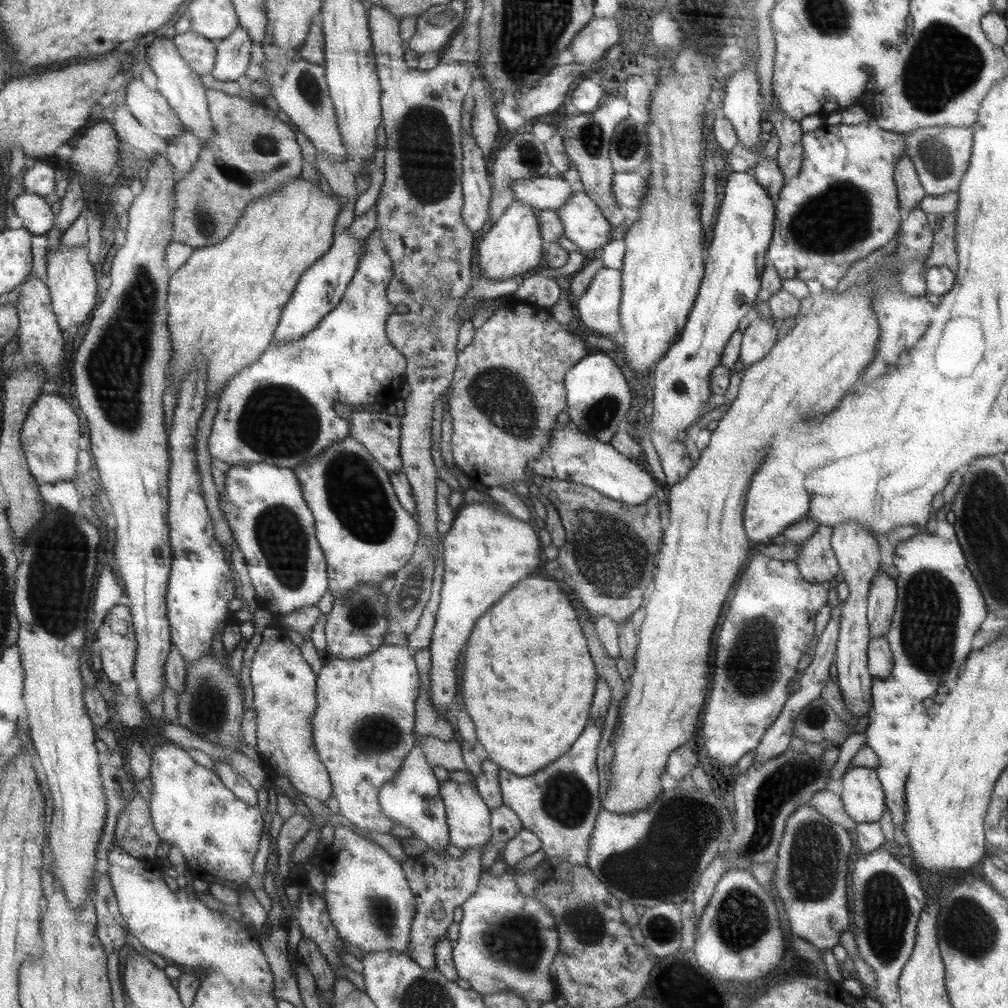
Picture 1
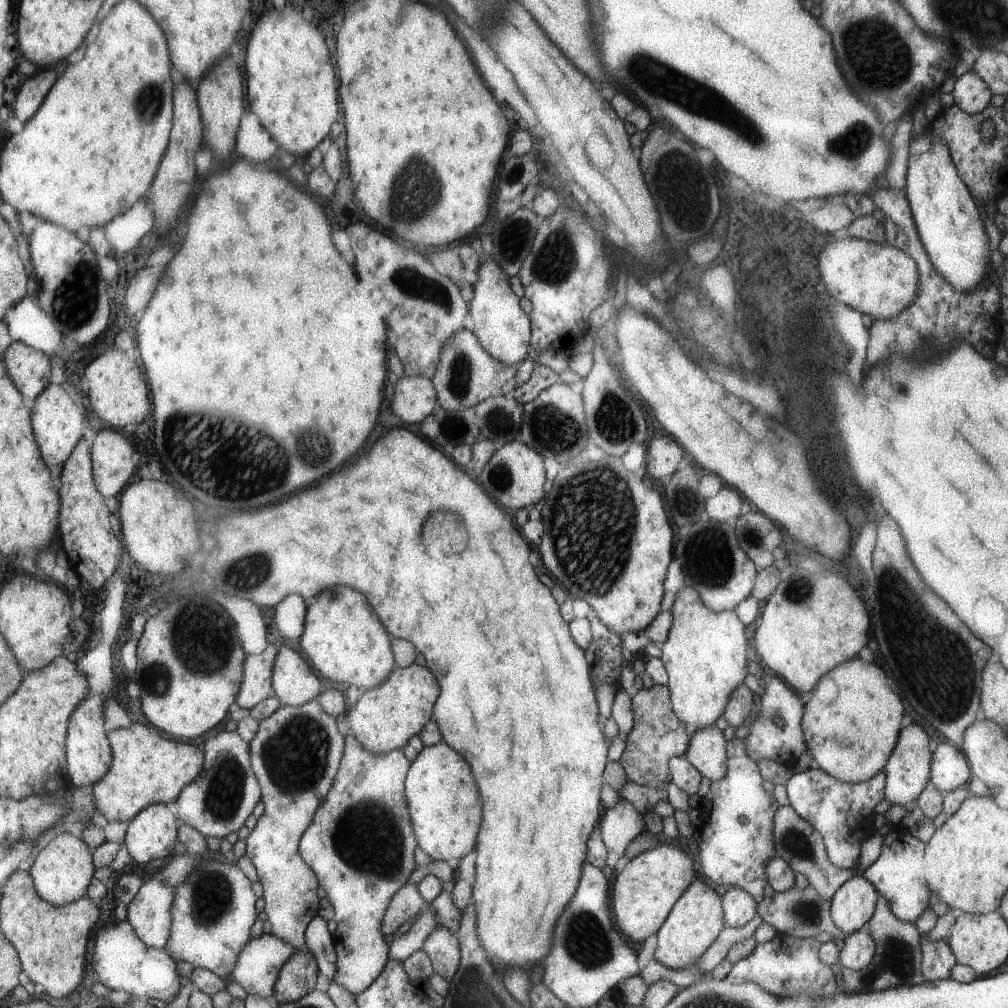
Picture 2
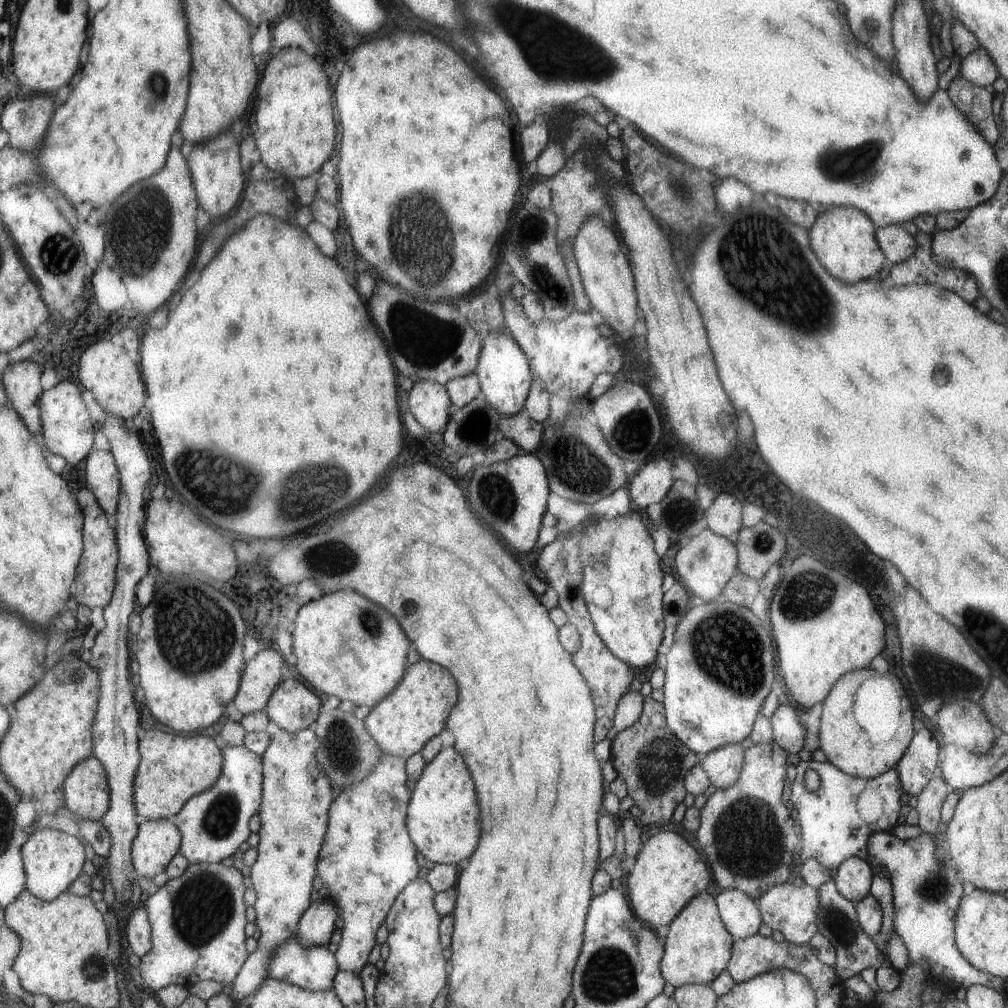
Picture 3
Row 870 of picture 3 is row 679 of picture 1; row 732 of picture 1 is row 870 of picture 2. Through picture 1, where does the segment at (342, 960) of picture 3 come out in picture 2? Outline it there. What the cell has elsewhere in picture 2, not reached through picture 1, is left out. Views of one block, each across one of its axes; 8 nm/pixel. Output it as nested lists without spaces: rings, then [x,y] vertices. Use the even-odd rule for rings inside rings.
[[[349,732],[345,758],[335,780],[335,788],[329,792],[315,816],[315,822],[301,840],[303,858],[319,876],[321,886],[327,892],[327,900],[335,908],[335,942],[339,950],[339,972],[335,982],[345,986],[355,996],[367,992],[367,988],[371,988],[371,984],[383,976],[387,964],[391,962],[391,946],[385,942],[383,920],[399,890],[409,884],[413,872],[419,868],[419,838],[411,816],[411,804],[407,800],[407,778],[411,766],[413,762],[407,758],[405,750],[393,750],[383,756],[373,754],[357,740],[353,732]]]

